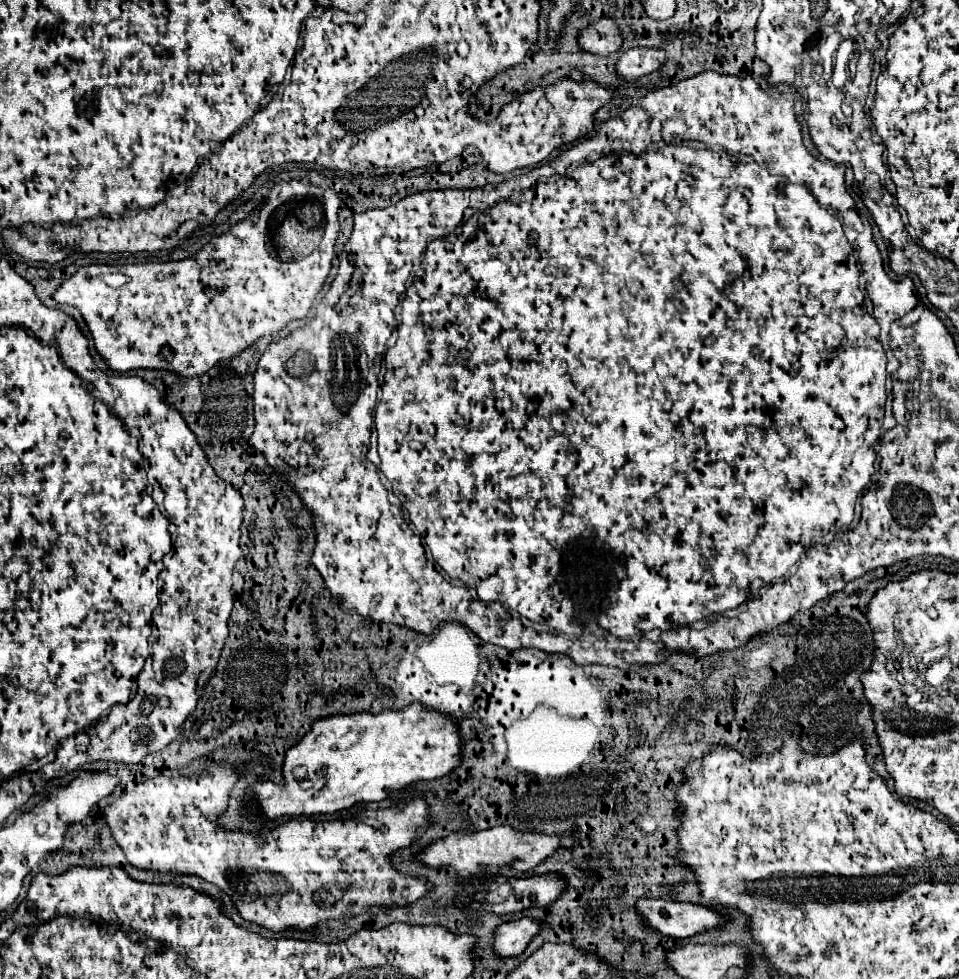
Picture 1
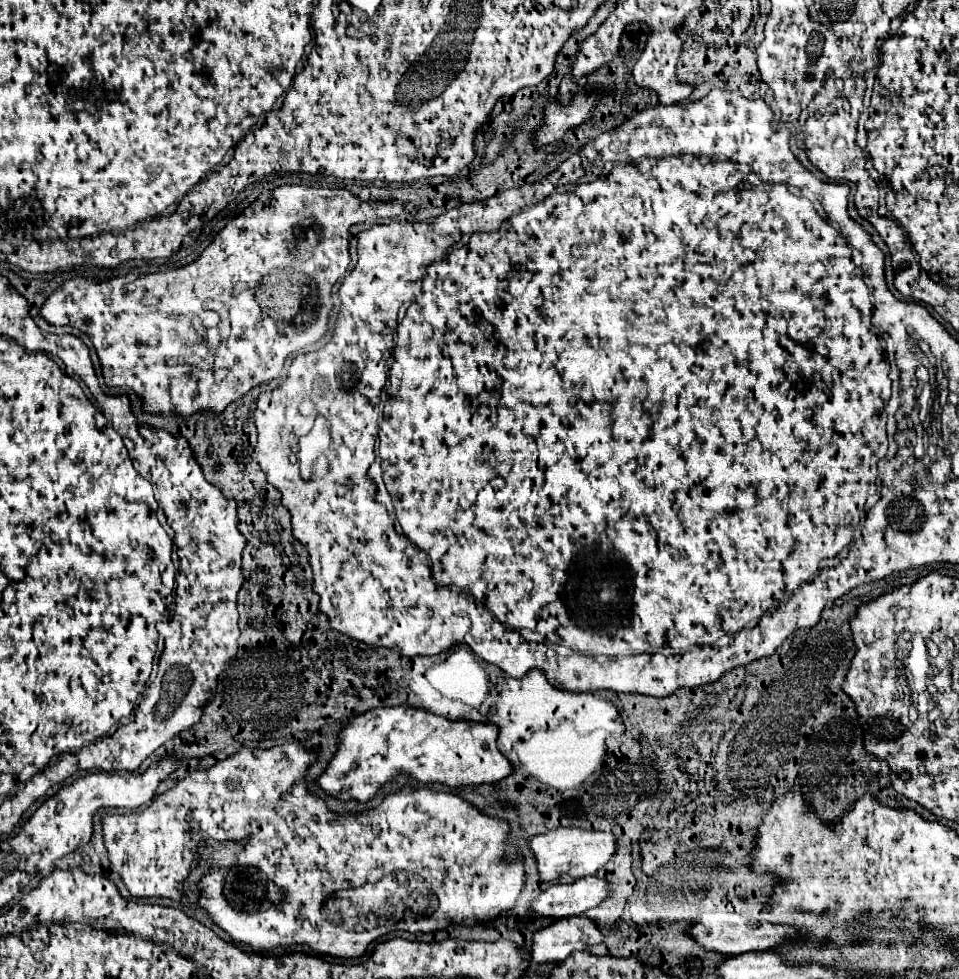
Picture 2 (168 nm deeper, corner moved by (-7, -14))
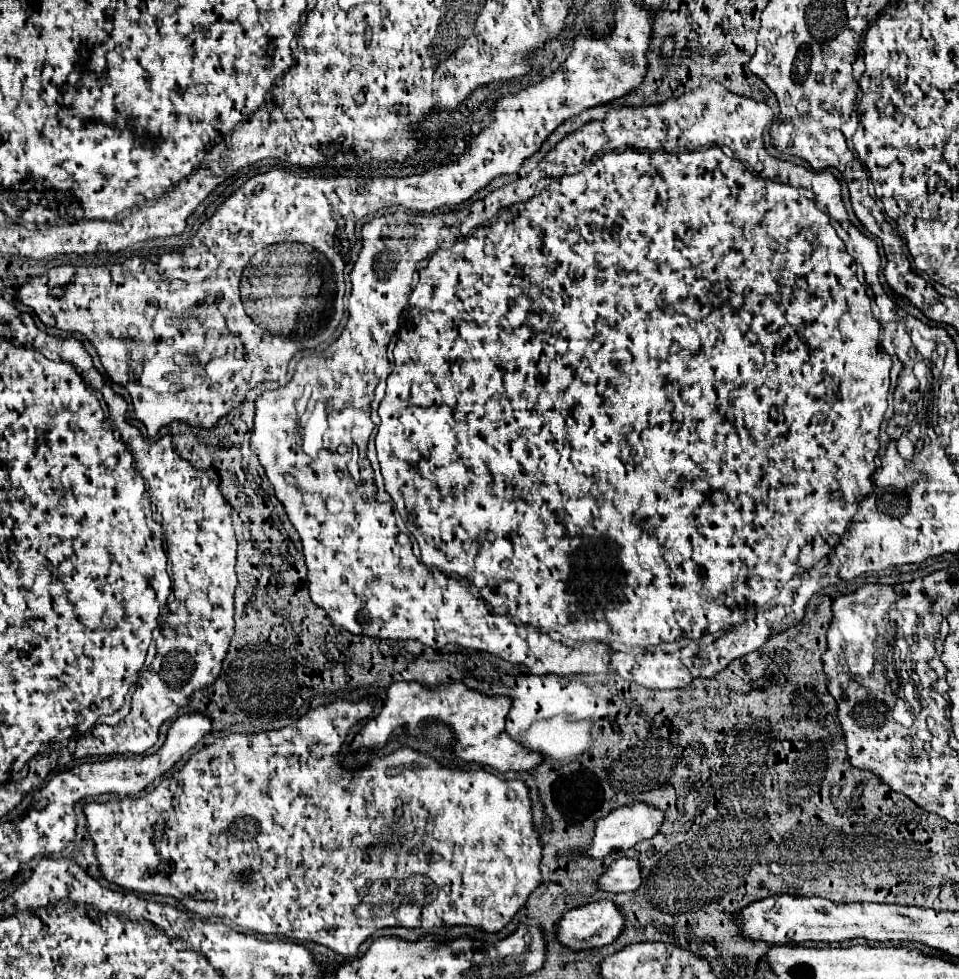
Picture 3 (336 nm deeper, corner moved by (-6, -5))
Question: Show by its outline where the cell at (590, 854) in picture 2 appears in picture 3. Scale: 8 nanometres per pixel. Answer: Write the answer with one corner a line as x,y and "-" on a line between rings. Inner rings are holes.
641,801
613,809
607,817
603,817
595,823
595,837
593,837
593,843
587,849
587,853
593,859
601,859
601,857
607,857
607,855
611,855
619,849
627,851
627,849
635,847
639,841
655,837
659,833
659,827
661,827
663,821
665,821
665,813
661,809
647,805
647,803
641,803

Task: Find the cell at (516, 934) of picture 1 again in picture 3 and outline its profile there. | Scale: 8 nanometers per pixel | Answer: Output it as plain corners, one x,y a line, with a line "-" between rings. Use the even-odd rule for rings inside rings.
599,899
567,911
559,921
557,937
573,951
595,949
613,943
623,927
625,917
621,909
609,899

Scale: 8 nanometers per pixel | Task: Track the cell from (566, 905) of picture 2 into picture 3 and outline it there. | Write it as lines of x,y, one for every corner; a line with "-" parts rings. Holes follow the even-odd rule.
621,857
609,865
609,869
599,877
597,885
599,889
609,891
609,893
621,893
621,891
639,889
639,881
641,881
639,861

